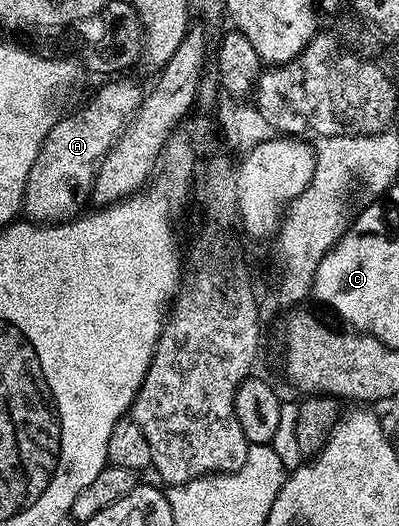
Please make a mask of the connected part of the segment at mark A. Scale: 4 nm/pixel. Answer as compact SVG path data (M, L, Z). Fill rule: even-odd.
M121 77L115 86L93 94L88 105L73 115L57 118L50 133L42 141L42 149L30 169L28 184L24 190L22 215L37 225L51 225L75 219L81 214L80 207L92 197L96 171L108 150L116 143L116 137L124 129L138 109L142 98L128 77Z

